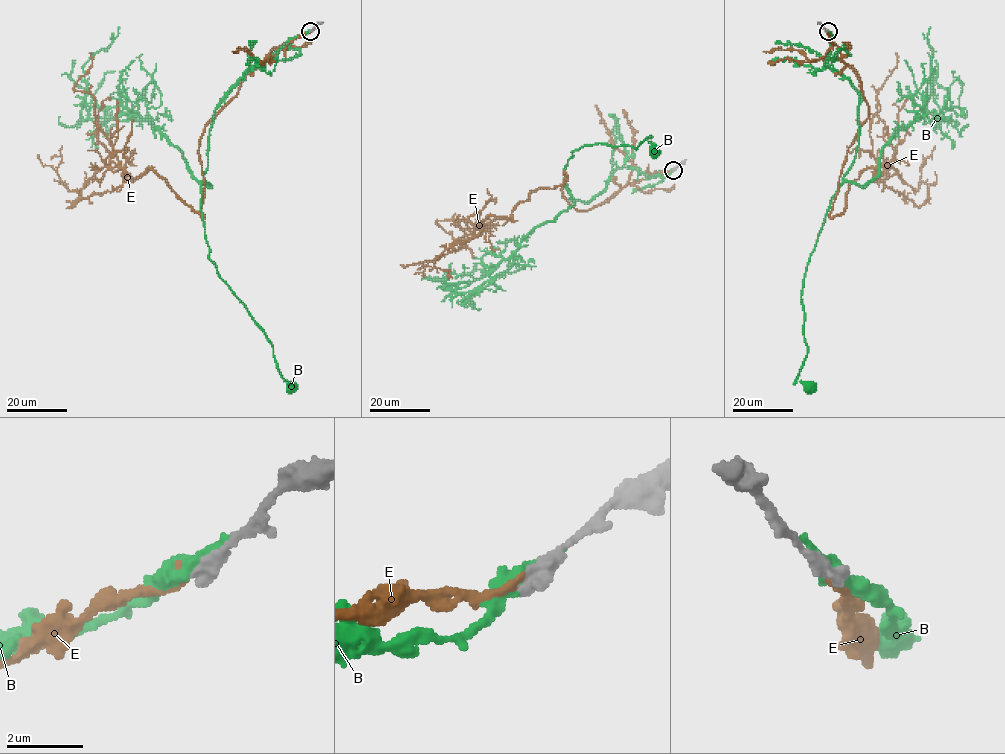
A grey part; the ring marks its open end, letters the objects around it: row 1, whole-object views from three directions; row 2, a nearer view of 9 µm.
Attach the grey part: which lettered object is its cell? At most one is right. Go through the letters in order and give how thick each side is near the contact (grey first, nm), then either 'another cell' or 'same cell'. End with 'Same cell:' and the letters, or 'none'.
B: calibres 440 and 420 nm; another cell
E: calibres 360 and 280 nm; same cell
Same cell: E

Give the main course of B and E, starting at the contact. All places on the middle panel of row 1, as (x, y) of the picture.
B: (675, 168), (617, 168), (588, 202), (570, 198), (572, 151), (645, 138), (652, 151)
E: (673, 169), (576, 210), (563, 172), (478, 236), (457, 218), (436, 221), (452, 237)

